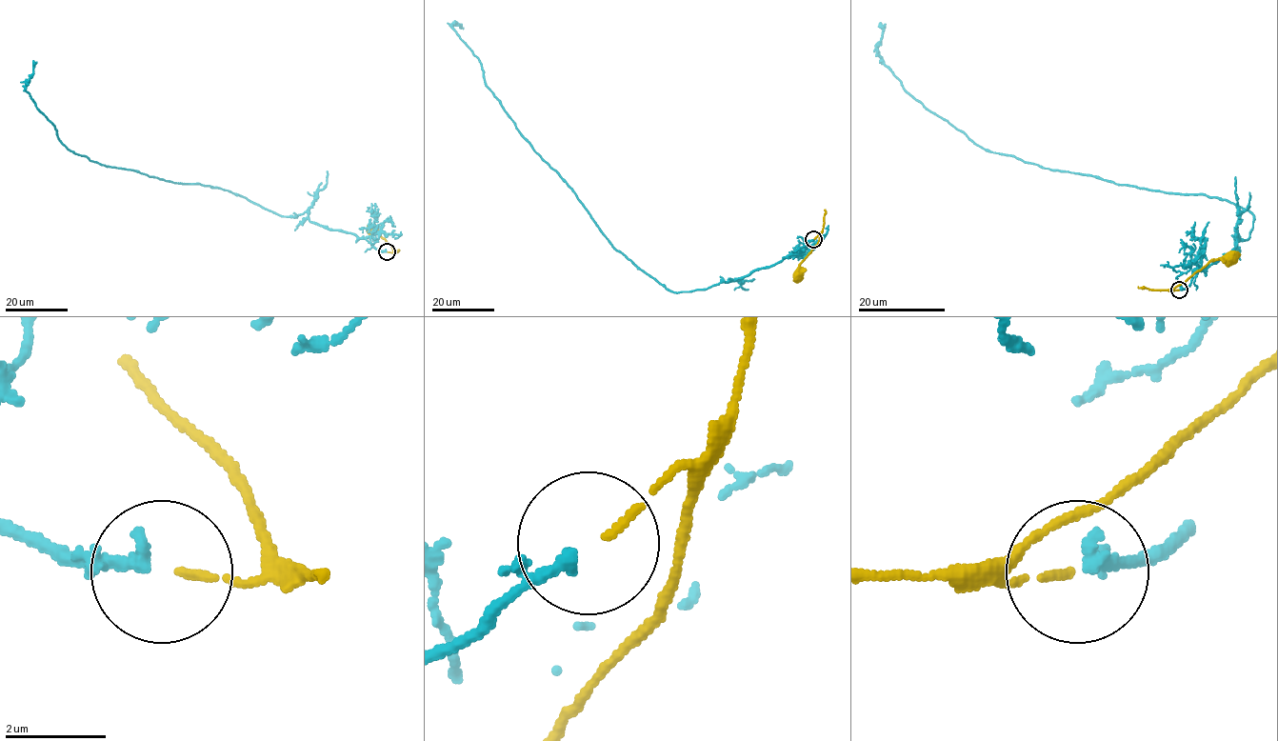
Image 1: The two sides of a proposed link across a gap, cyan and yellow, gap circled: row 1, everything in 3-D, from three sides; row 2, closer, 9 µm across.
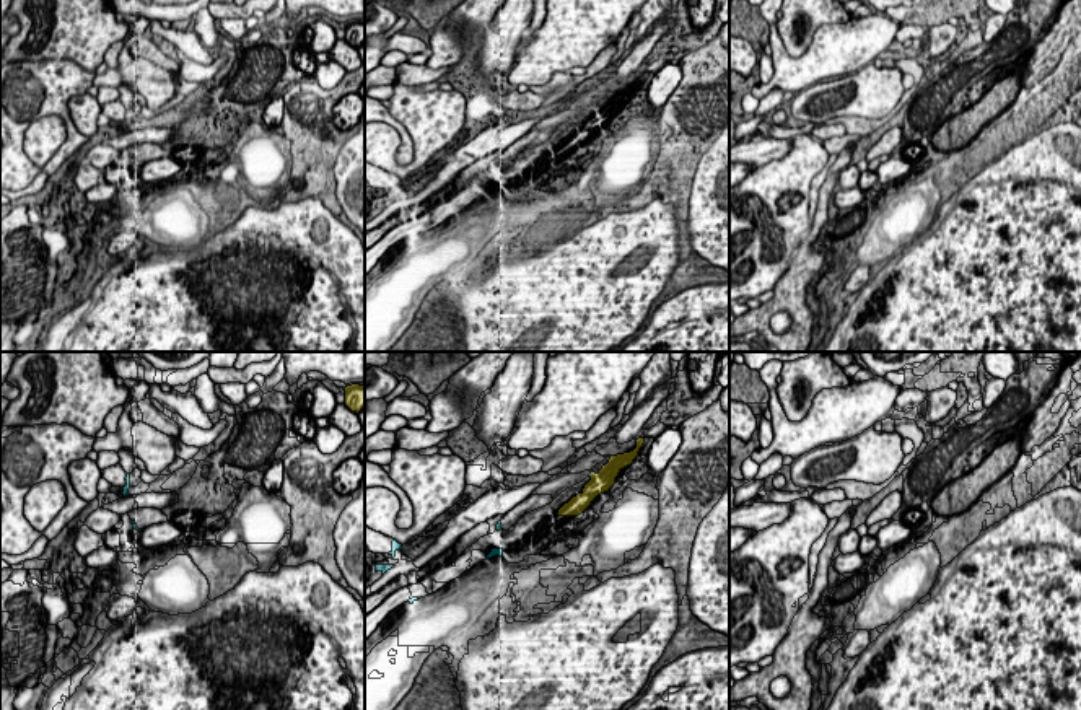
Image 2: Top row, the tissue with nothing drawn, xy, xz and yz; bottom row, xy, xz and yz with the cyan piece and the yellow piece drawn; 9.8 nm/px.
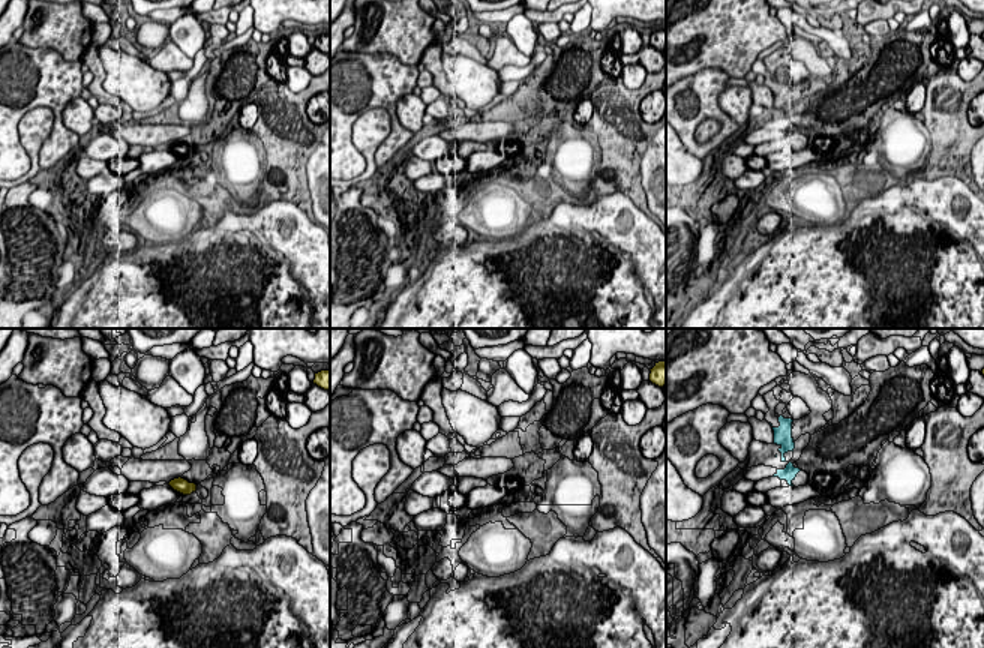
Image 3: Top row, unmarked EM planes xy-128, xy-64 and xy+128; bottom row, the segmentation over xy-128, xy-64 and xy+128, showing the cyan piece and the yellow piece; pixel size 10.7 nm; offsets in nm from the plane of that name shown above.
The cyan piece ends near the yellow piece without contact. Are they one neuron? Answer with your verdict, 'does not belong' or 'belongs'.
belongs

